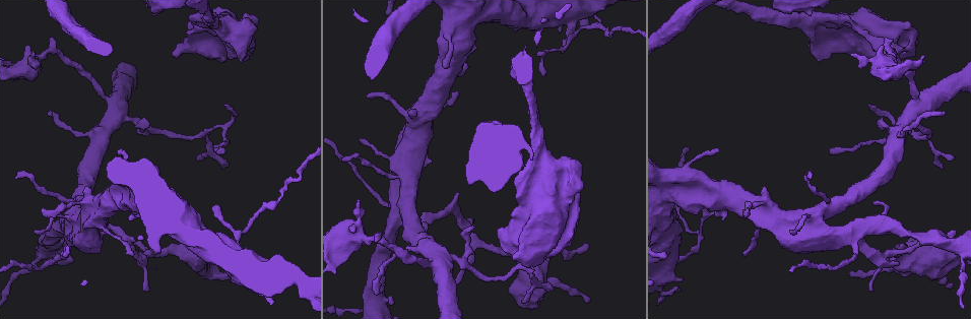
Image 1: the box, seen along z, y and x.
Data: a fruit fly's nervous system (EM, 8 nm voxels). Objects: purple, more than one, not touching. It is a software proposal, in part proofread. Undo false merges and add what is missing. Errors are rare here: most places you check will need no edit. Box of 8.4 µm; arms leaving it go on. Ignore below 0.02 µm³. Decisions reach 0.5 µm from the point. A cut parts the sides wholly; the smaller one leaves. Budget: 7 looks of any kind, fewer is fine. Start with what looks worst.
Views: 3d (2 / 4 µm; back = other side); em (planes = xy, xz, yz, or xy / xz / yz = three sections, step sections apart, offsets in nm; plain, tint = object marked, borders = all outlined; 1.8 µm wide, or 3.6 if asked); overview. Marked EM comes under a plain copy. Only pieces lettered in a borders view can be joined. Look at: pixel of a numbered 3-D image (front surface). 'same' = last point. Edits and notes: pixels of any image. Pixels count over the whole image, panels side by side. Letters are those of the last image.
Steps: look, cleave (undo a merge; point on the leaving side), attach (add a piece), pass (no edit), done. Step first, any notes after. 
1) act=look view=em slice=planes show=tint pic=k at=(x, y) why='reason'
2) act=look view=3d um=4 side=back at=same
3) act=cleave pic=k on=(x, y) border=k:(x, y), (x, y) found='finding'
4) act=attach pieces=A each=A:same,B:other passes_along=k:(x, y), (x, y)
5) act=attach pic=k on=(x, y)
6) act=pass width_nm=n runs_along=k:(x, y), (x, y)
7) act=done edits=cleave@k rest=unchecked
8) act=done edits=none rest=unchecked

act=look view=em um=3.6 slice=xy step=16 show=borders pic=1 at=(573, 27) why='three-way junction'

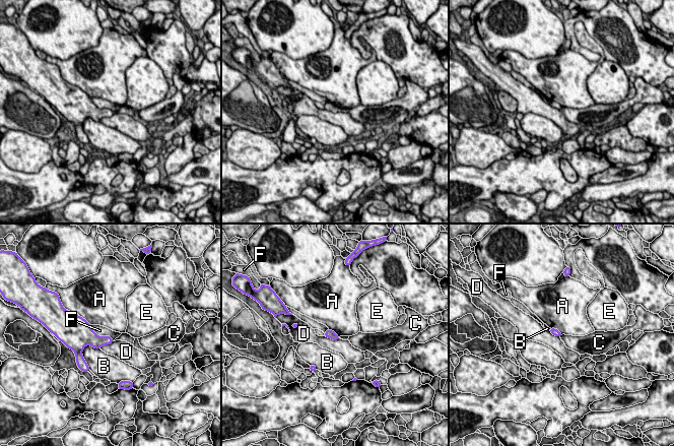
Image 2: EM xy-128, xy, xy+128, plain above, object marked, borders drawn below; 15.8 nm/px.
act=pass each=A:other,B:other,C:other,D:other,E:other,F:other border=2:(114, 340), (99, 347) found='all the same cell'

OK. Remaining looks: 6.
act=look view=3d um=2 pic=1 at=(226, 24) why='thick turns thin'

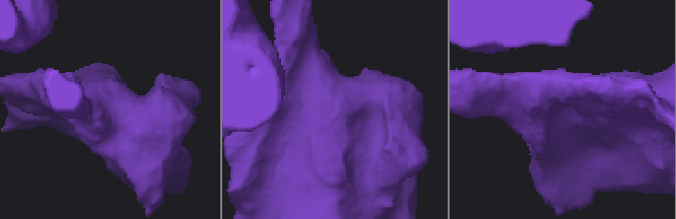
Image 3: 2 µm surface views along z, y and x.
act=look view=em slice=planes show=borders pic=3 at=(328, 99) why='shape alone is not enough'

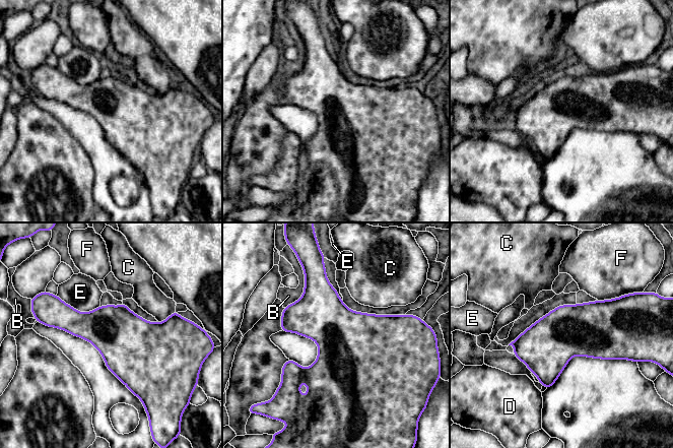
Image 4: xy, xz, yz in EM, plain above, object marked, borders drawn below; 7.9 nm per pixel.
act=pass width_nm=420 each=B:other,C:other,D:other,E:other,F:other border=4:(56, 295), (81, 312), (99, 306) found='one cell here'

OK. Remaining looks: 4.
act=look view=3d um=4 pic=1 at=(359, 203) why='free end'

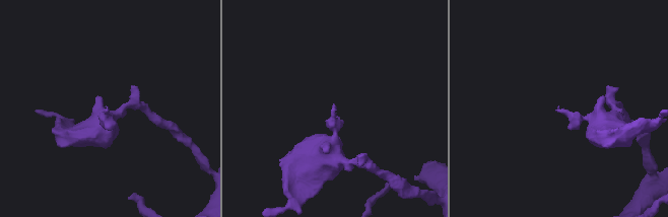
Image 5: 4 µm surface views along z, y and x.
act=look view=em slice=xz step=16 show=tint pic=5 at=(333, 107)

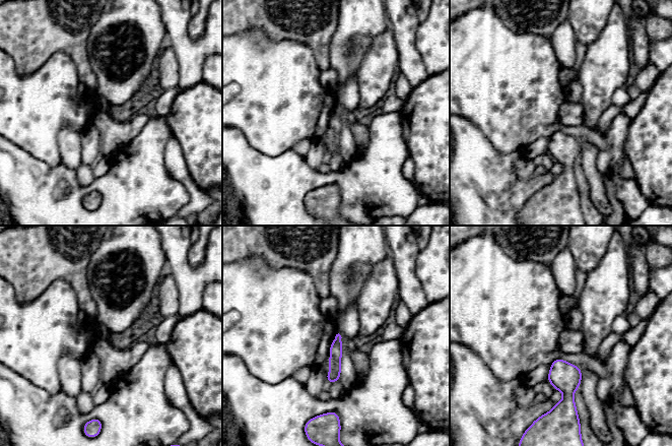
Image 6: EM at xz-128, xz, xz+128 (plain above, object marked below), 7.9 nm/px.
act=look view=em slice=planes show=borders at=same

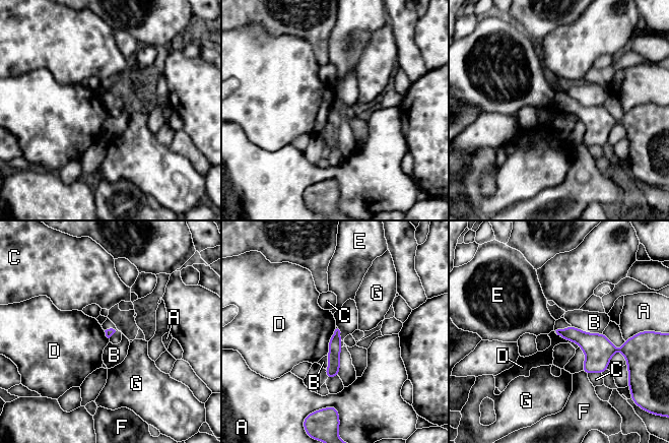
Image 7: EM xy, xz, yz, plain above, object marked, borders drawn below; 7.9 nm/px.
act=pass each=A:other,B:other,C:other,D:other,E:other,F:other,G:other border=7:(335, 328), (329, 341), (328, 355) found='none of them fits'

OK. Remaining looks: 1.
act=done edits=none rest=unchecked

